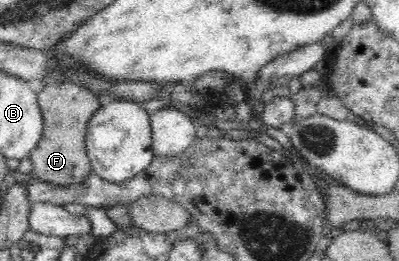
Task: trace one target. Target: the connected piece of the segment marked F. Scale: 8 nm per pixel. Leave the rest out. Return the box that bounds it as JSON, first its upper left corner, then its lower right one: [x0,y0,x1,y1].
[32,81,100,186]

